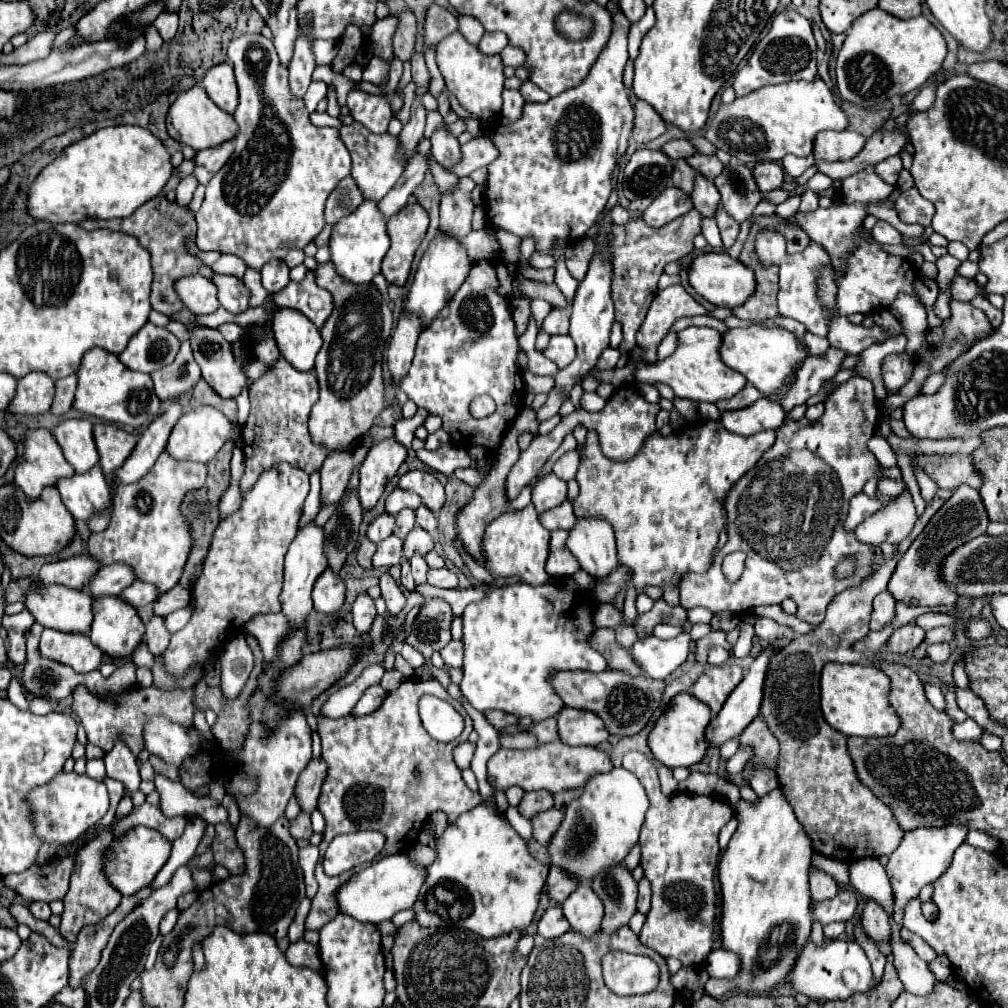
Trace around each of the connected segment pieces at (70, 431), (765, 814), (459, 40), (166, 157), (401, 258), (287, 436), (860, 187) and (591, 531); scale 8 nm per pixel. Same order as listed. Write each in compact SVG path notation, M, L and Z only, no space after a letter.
M66 420L52 430L56 442L62 446L66 460L78 474L100 464L100 456L92 436L92 424L86 420Z
M774 788L754 804L740 800L736 818L738 830L720 860L722 946L738 952L742 970L736 980L710 978L706 982L705 993L717 999L734 988L766 992L780 986L792 970L800 948L808 942L813 924L808 872L814 850L782 790Z
M454 32L438 44L436 60L446 80L448 92L452 92L466 110L486 120L498 120L502 110L502 90L504 90L504 72L502 72L504 66L500 56L480 54L480 50L470 42L466 42L466 38L460 32Z
M102 128L80 142L70 144L42 174L28 194L28 214L50 224L78 224L86 218L126 218L138 206L156 198L172 174L170 154L146 128Z
M410 200L398 214L394 214L388 220L388 236L390 236L392 244L390 244L390 250L386 252L386 256L382 260L382 274L390 284L394 284L394 286L404 286L406 284L414 252L420 246L420 242L426 234L426 228L428 228L428 212L414 200Z
M278 358L278 362L250 386L250 402L252 410L246 424L242 426L246 472L240 480L240 490L250 490L258 476L276 462L288 462L306 474L318 472L328 450L314 444L308 432L308 416L314 402L318 402L316 374L300 372L284 358Z
M866 166L858 174L844 178L838 192L840 202L882 202L894 192L894 186L886 184L874 172L874 166Z
M578 518L568 532L566 546L578 558L580 568L598 580L618 566L614 530L602 518Z

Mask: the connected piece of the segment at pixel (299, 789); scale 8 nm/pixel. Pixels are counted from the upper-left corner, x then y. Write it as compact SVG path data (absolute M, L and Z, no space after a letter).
M312 758L306 770L302 770L298 784L296 784L296 796L300 800L302 810L306 812L316 810L324 780L326 780L326 762L322 762L322 758Z

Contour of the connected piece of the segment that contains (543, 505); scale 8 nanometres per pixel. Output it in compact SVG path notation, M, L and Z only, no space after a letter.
M548 474L546 478L538 480L532 488L532 504L538 514L558 506L566 498L566 482L560 480L556 474Z

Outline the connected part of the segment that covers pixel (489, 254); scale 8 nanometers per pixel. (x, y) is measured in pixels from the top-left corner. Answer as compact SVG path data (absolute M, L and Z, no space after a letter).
M472 230L468 236L462 238L462 244L466 246L472 262L482 260L482 258L494 258L500 254L498 242L492 240L484 230L478 230L478 232Z

